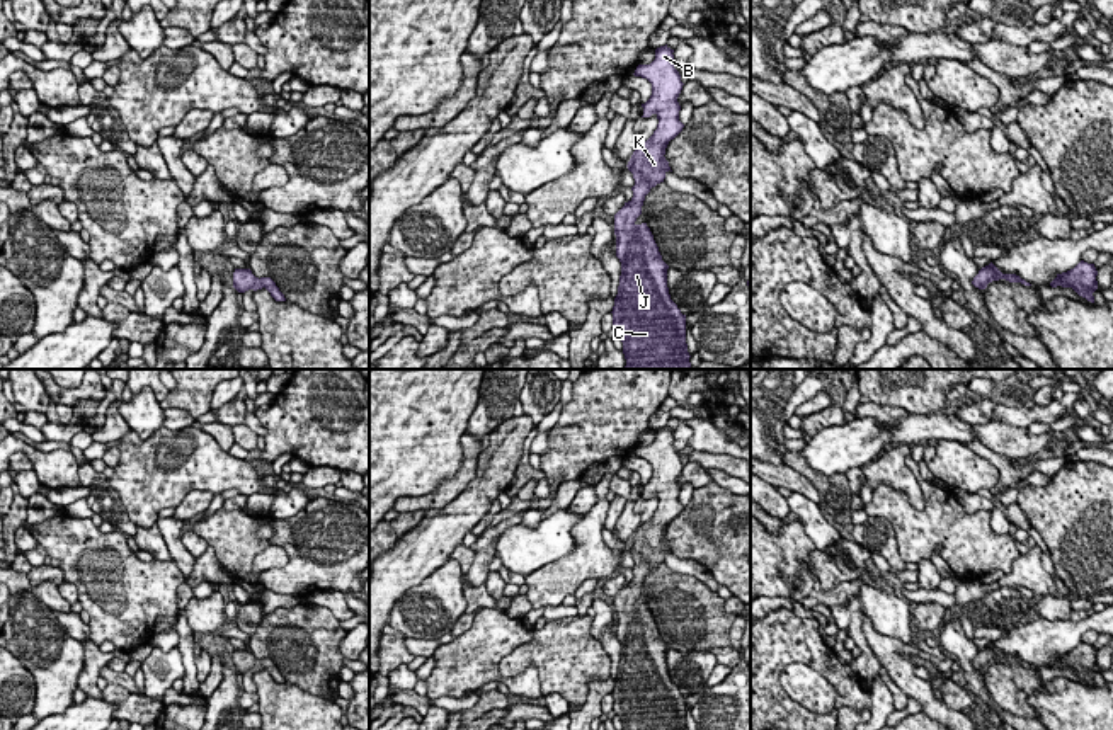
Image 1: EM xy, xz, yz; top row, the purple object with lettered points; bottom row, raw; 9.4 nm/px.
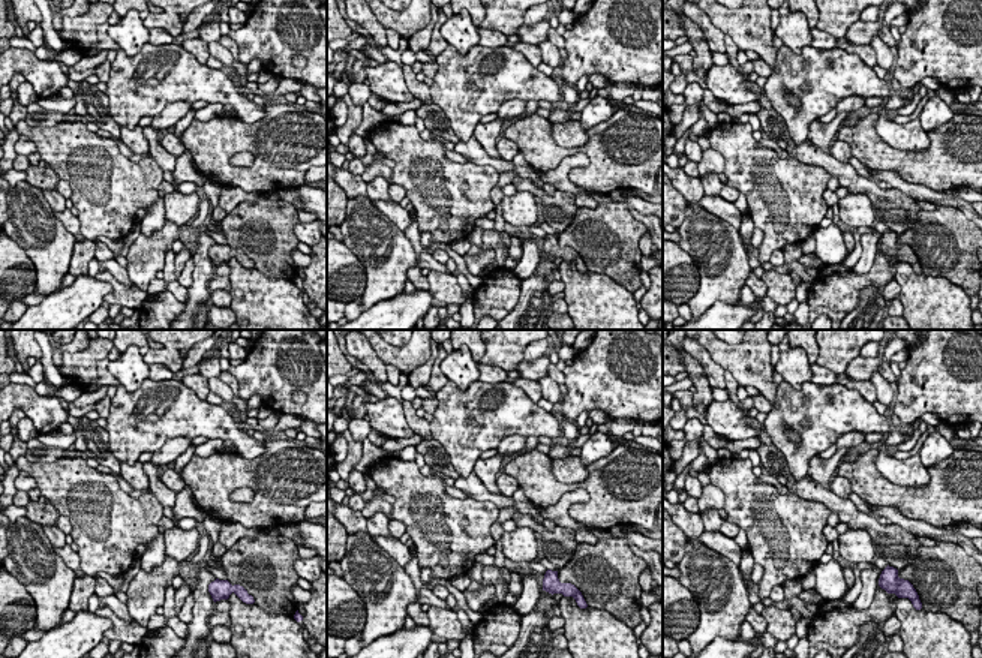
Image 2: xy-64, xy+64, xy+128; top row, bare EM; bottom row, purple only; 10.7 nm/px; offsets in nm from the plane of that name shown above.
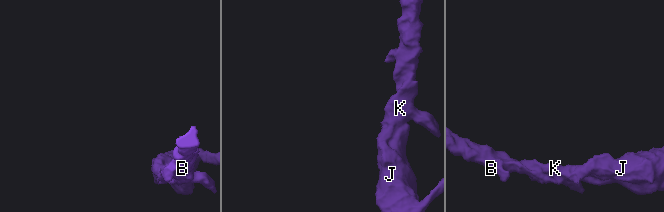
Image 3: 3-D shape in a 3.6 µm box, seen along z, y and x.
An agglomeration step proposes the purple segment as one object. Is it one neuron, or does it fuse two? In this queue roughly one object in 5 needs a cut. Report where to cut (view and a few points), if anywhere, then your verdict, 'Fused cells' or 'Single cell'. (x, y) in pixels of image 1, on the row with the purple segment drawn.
No split. Single cell

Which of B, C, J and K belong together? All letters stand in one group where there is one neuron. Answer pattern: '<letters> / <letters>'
B C J K

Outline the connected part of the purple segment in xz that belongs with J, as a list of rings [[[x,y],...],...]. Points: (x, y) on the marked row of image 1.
[[[655,49],[650,65],[638,65],[635,77],[652,83],[643,116],[657,116],[654,134],[633,151],[628,170],[633,174],[633,197],[614,214],[616,257],[621,262],[618,294],[613,306],[613,330],[621,337],[625,369],[691,369],[686,344],[686,315],[671,299],[669,265],[647,223],[636,225],[645,196],[664,182],[671,170],[665,148],[684,128],[677,97],[682,90],[674,68],[674,49]]]

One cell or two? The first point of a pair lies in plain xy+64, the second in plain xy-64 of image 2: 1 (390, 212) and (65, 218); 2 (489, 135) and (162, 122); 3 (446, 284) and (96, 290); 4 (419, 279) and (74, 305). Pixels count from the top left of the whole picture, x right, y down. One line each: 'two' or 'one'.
1: one
2: two
3: two
4: two

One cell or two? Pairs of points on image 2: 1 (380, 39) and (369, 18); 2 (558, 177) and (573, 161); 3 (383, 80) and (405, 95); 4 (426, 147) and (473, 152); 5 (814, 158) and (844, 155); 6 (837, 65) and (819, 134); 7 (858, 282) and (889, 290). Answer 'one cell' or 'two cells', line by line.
1: one cell
2: one cell
3: one cell
4: two cells
5: two cells
6: two cells
7: two cells

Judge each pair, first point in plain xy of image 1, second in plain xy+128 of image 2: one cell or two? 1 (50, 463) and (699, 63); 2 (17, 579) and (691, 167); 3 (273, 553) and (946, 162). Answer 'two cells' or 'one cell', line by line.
1: two cells
2: two cells
3: two cells

